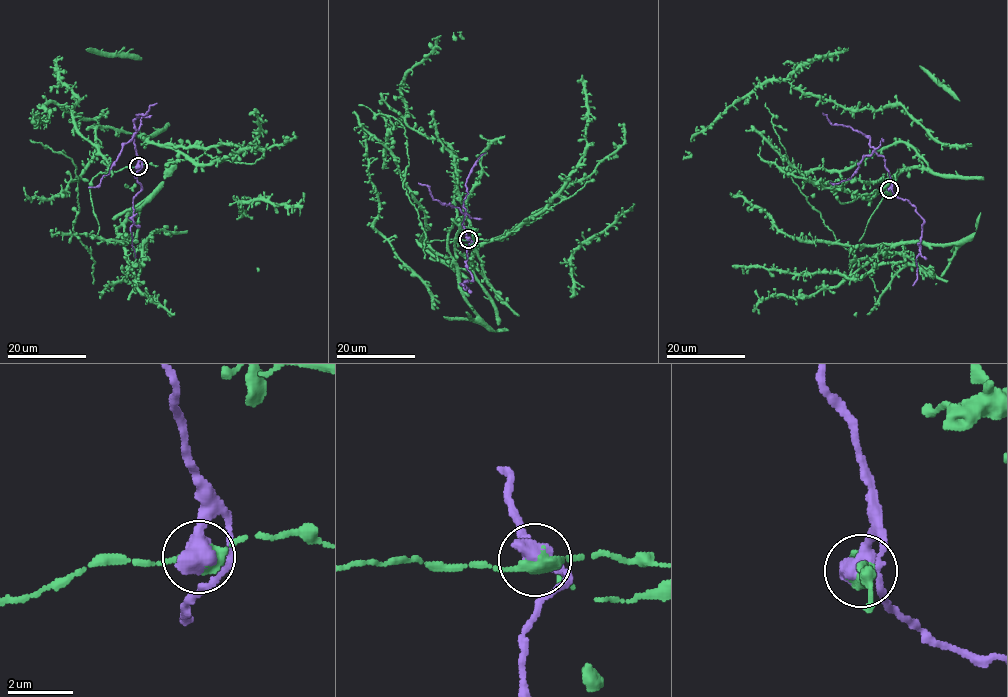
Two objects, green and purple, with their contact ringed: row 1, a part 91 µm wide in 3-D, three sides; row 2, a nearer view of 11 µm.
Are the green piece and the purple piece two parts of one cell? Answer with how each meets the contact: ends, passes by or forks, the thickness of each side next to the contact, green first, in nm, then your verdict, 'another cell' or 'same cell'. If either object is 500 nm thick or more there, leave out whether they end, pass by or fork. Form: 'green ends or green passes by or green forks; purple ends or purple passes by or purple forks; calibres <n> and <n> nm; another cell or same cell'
calibres 420 and 750 nm; another cell

